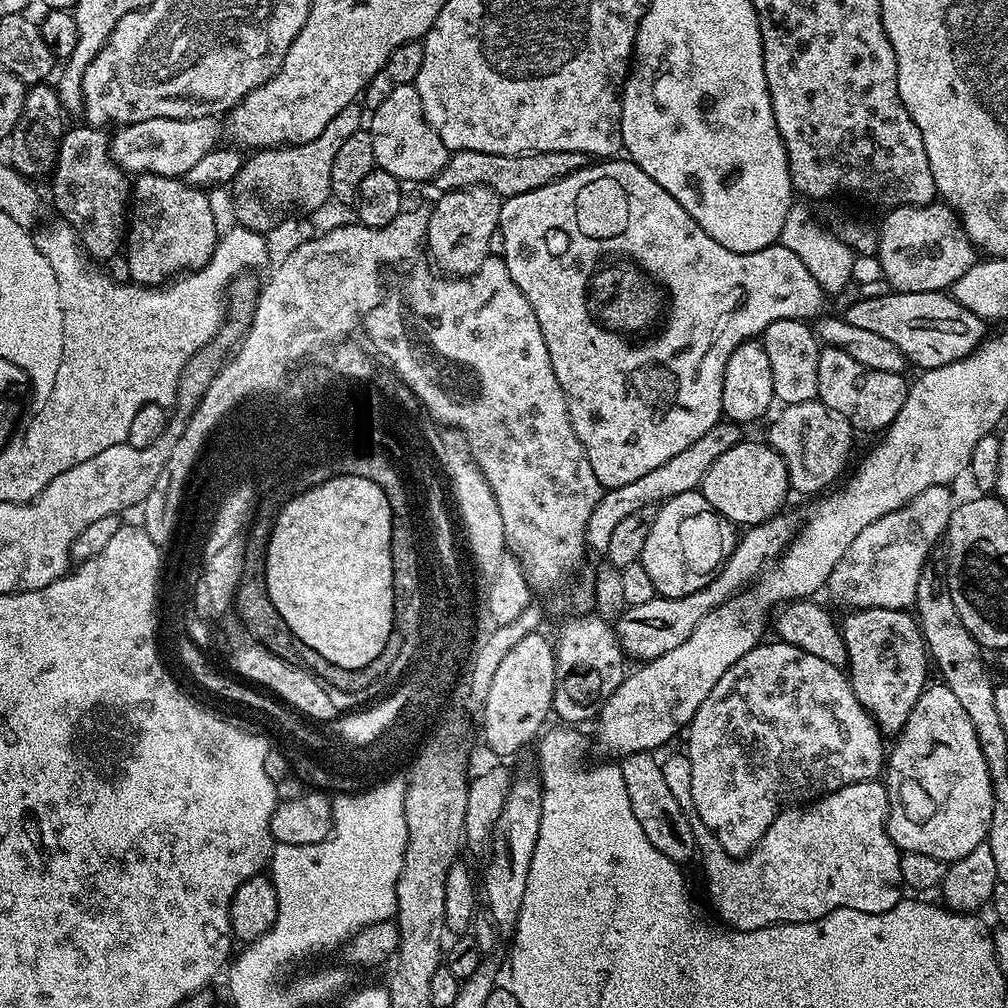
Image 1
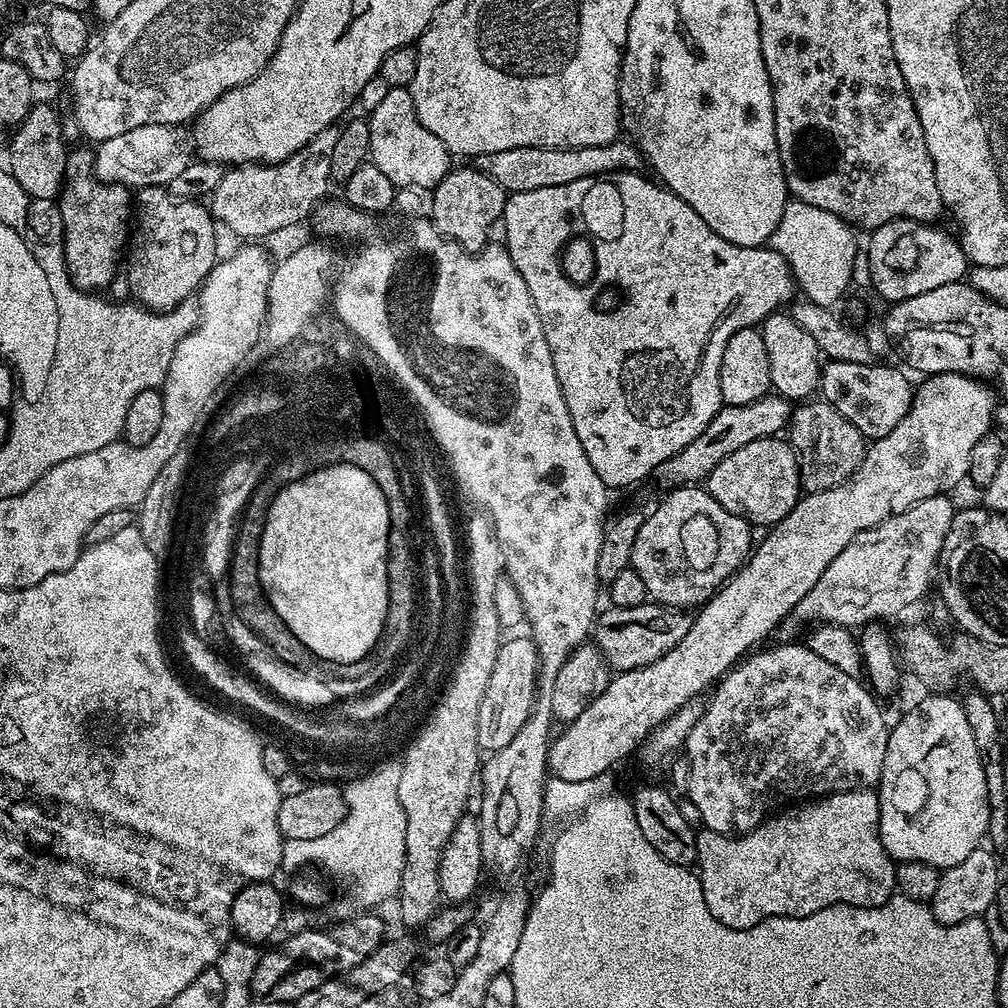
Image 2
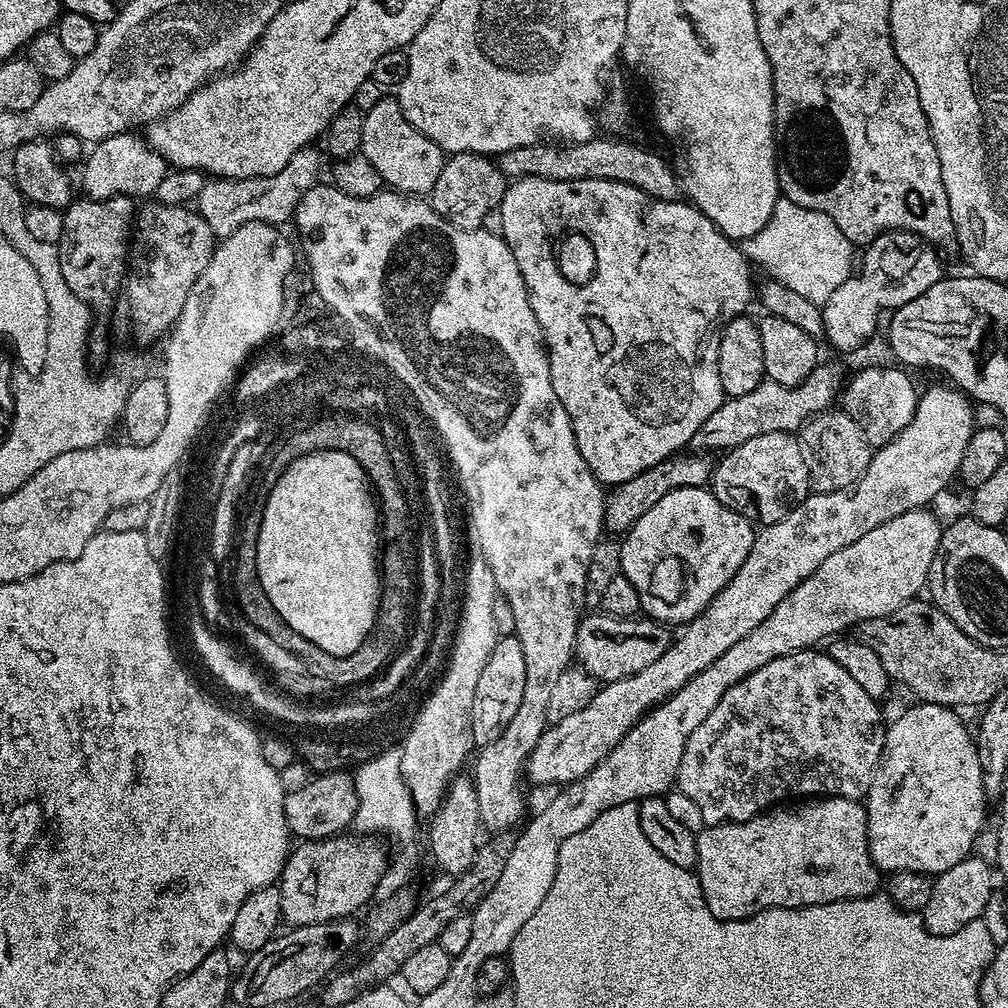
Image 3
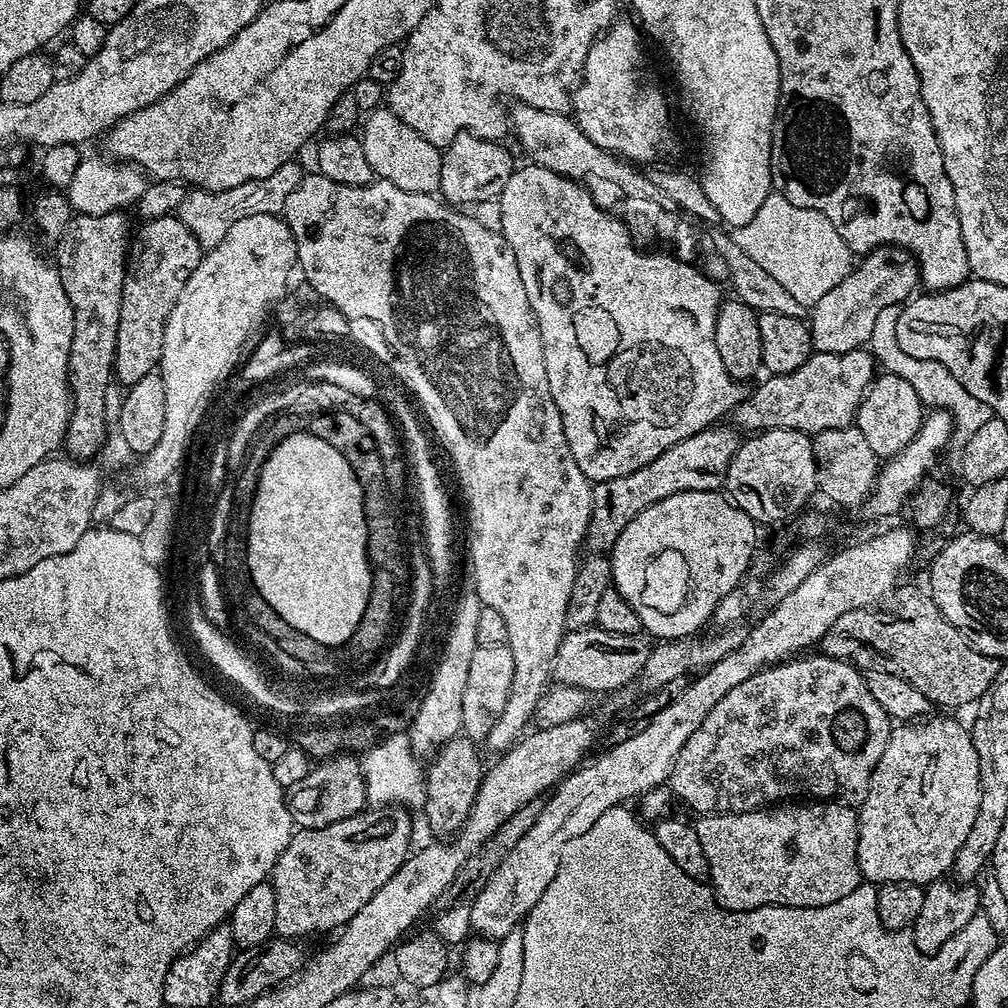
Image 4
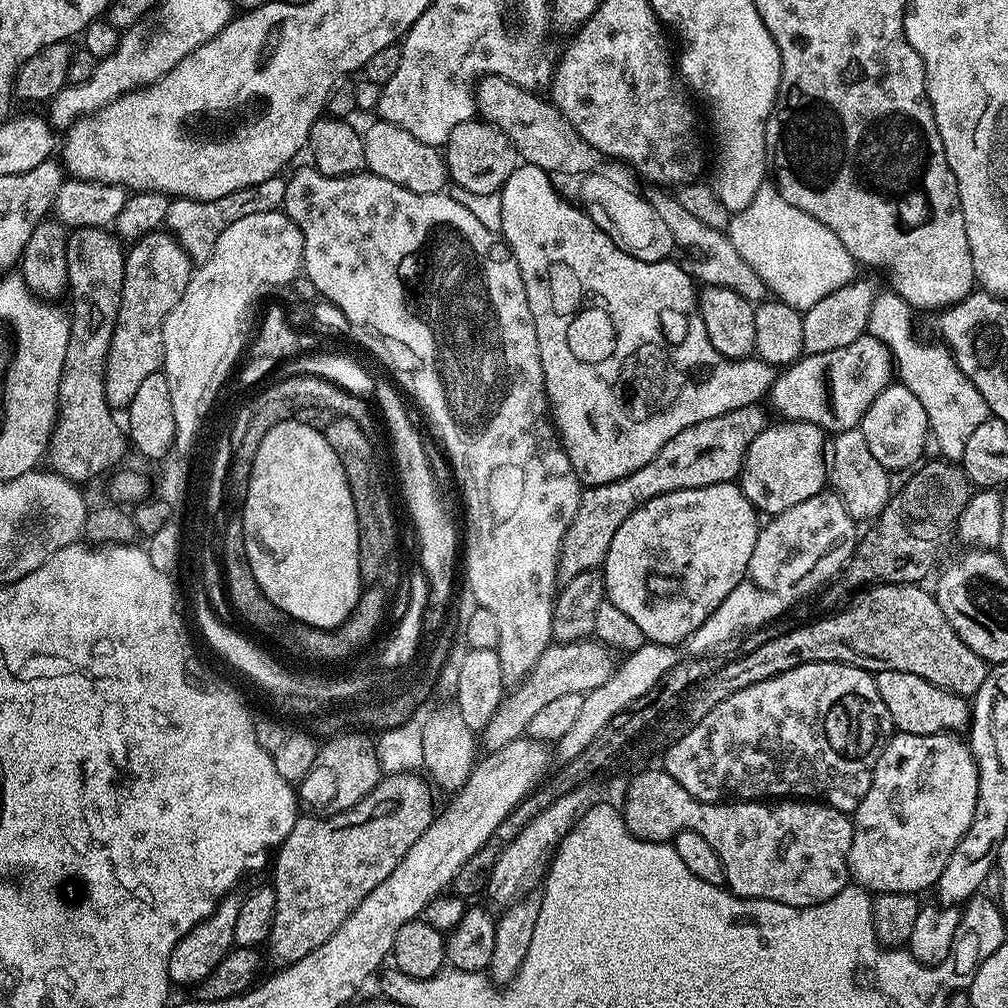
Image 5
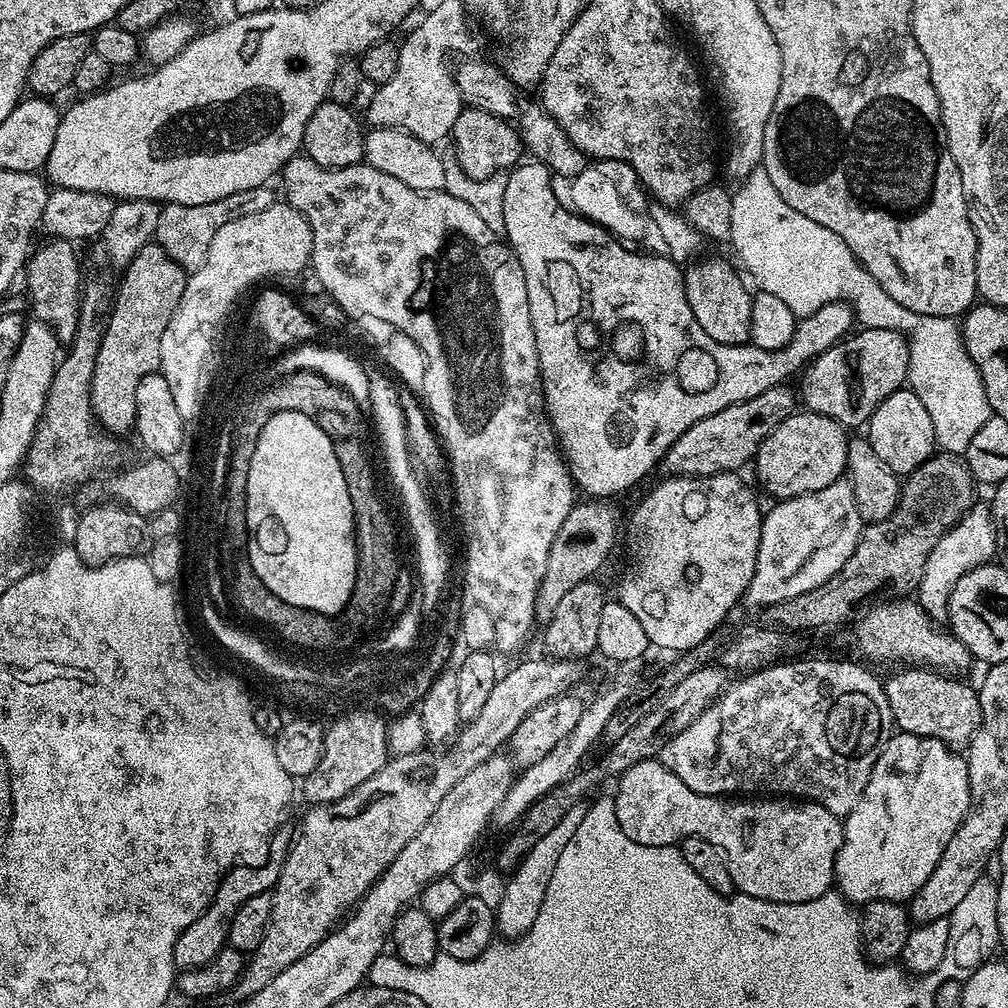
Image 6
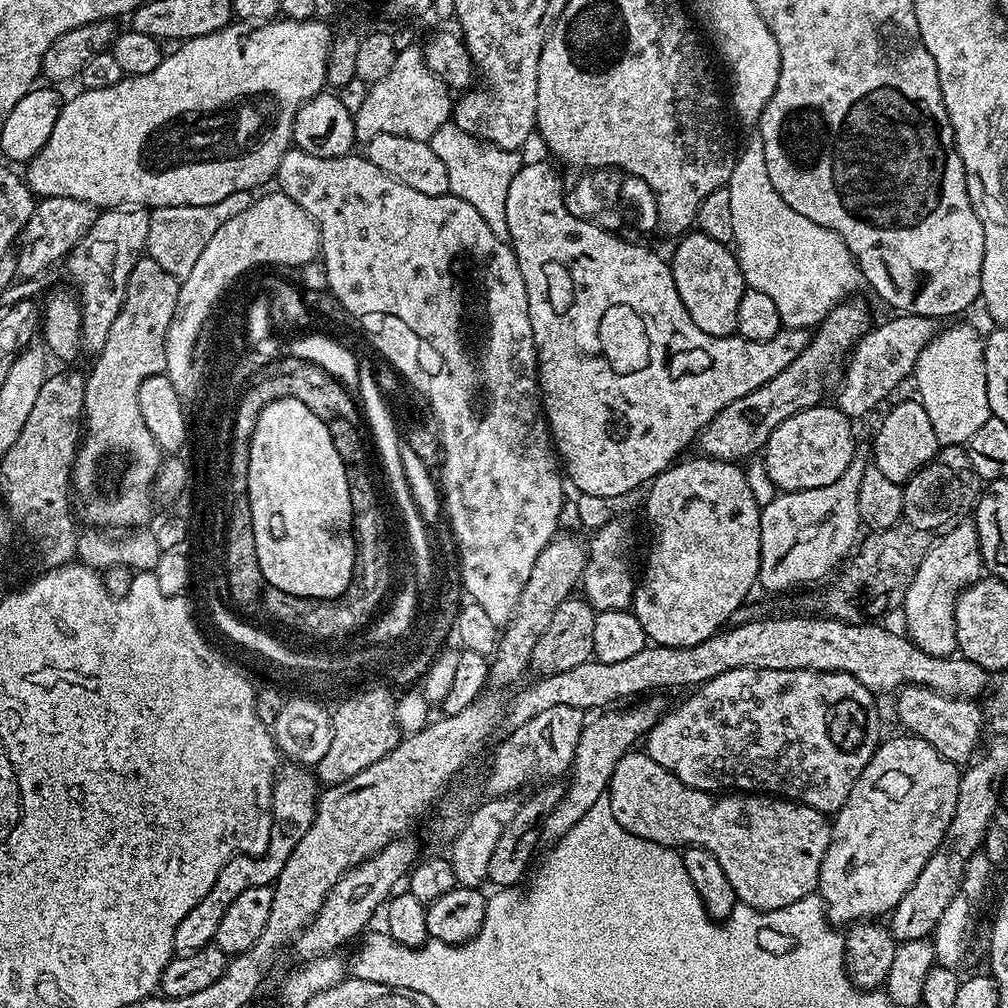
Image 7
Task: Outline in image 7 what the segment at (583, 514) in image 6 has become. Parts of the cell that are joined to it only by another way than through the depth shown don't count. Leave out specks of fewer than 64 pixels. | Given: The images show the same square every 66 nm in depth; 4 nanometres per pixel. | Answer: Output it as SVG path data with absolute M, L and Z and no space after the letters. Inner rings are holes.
M563 534L553 536L552 540L542 550L542 554L538 554L538 562L534 562L534 570L530 570L530 578L526 578L526 586L522 588L522 594L518 598L516 613L513 614L512 621L503 625L500 641L496 647L496 655L491 657L488 666L489 689L508 688L524 671L526 673L529 671L534 646L538 643L538 638L542 638L542 634L546 634L550 622L554 619L554 610L558 610L558 606L562 606L562 602L575 593L572 592L575 588L577 591L578 585L584 579L584 567L587 561L588 550L585 541L583 539L580 541L576 536L563 536Z

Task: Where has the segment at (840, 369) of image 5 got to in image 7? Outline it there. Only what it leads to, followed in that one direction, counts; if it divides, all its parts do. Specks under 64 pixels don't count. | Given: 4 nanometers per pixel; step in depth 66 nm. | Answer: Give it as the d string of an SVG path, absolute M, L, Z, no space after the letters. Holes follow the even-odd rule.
M896 314L893 317L893 320L888 320L885 324L877 323L869 328L868 333L856 343L847 357L835 389L834 404L850 418L866 415L899 386L900 380L907 376L909 379L915 373L922 350L936 337L932 332L932 324L928 324L930 316Z

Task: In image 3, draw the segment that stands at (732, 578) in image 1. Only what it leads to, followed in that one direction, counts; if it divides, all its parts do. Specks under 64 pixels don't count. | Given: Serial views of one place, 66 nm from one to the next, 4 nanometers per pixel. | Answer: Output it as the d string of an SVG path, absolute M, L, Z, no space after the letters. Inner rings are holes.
M585 615L576 631L574 660L584 671L589 672L598 682L609 684L646 670L650 662L658 662L662 654L672 645L674 636L669 625L649 618L623 620L617 616Z

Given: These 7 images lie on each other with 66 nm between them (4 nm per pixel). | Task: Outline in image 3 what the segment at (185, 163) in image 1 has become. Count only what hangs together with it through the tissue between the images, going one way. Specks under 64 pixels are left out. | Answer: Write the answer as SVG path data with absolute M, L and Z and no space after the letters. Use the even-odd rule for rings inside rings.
M123 132L99 141L96 148L87 153L83 161L84 177L80 184L84 187L83 195L89 200L112 200L115 196L151 197L158 190L170 166L139 135Z

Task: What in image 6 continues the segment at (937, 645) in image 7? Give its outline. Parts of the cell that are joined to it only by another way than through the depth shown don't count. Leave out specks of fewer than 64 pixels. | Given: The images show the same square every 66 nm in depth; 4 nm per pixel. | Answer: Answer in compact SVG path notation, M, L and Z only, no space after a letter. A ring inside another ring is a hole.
M977 502L937 544L932 545L918 589L918 603L921 610L933 621L943 621L948 615L948 595L954 590L958 578L962 578L962 574L978 566L993 563L997 552L998 537L996 524L992 520L991 507L987 503Z

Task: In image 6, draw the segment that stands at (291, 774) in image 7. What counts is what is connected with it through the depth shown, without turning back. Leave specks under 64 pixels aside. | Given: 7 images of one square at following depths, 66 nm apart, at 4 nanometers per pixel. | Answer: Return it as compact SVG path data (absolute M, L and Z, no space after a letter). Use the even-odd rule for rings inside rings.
M287 826L277 828L271 837L272 849L268 852L268 861L265 864L252 865L240 862L224 876L221 876L220 884L216 887L216 893L208 909L202 914L198 914L198 918L194 918L194 922L190 922L190 926L186 926L186 930L182 930L178 942L174 942L172 961L175 962L177 969L206 966L206 962L210 962L226 947L228 927L234 914L238 914L242 902L246 902L263 892L271 893L272 889L276 887L276 880L280 876L280 865L283 864L284 857L288 854L293 836L293 829L290 830Z

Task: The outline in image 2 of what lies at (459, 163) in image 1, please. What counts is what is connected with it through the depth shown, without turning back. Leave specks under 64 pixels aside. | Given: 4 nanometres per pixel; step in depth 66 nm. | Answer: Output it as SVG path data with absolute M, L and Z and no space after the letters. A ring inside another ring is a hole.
M618 138L606 146L581 148L522 146L514 150L498 150L494 154L475 157L474 164L480 171L494 178L494 182L498 182L498 186L502 186L505 192L511 194L526 190L542 190L542 186L566 186L566 182L578 182L578 178L605 176L607 172L640 172L642 157L635 143Z

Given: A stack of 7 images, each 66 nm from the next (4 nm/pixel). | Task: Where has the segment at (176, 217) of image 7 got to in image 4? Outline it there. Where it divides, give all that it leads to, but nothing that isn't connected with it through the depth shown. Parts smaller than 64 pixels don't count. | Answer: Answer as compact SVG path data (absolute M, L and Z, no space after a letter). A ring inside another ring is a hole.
M289 162L266 178L242 182L242 186L234 186L230 190L207 192L204 188L192 188L185 191L178 215L182 226L186 226L186 230L190 230L194 238L198 238L201 249L207 250L218 246L218 242L226 238L226 230L230 230L230 226L234 226L234 222L239 222L242 218L251 218L254 214L274 216L283 213L286 198L290 198L301 178L299 166L296 162Z

